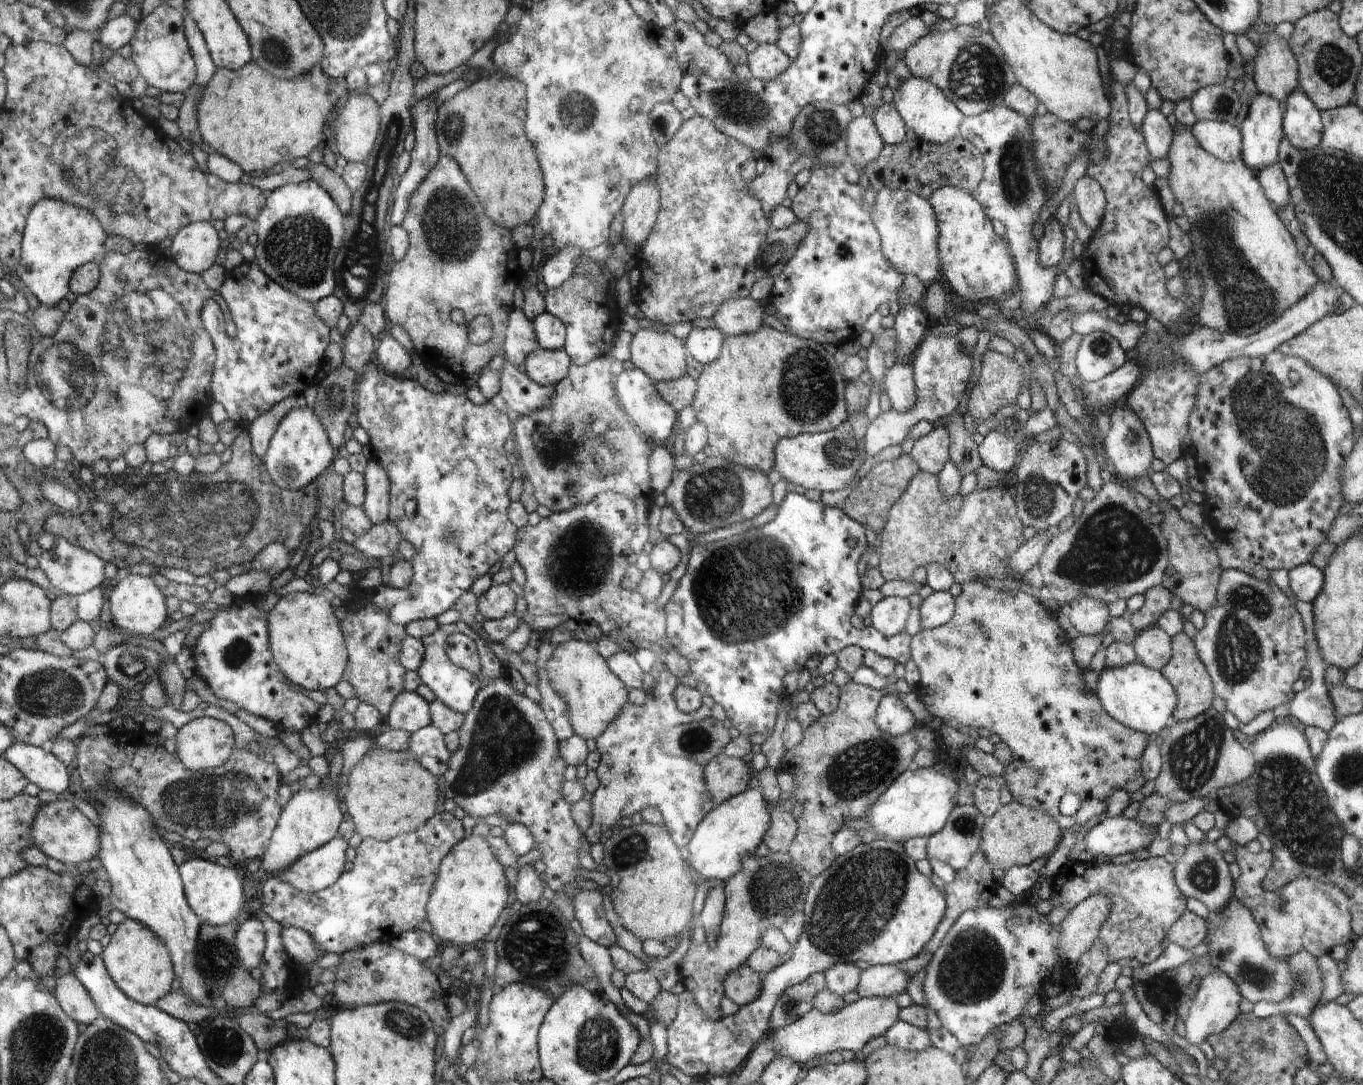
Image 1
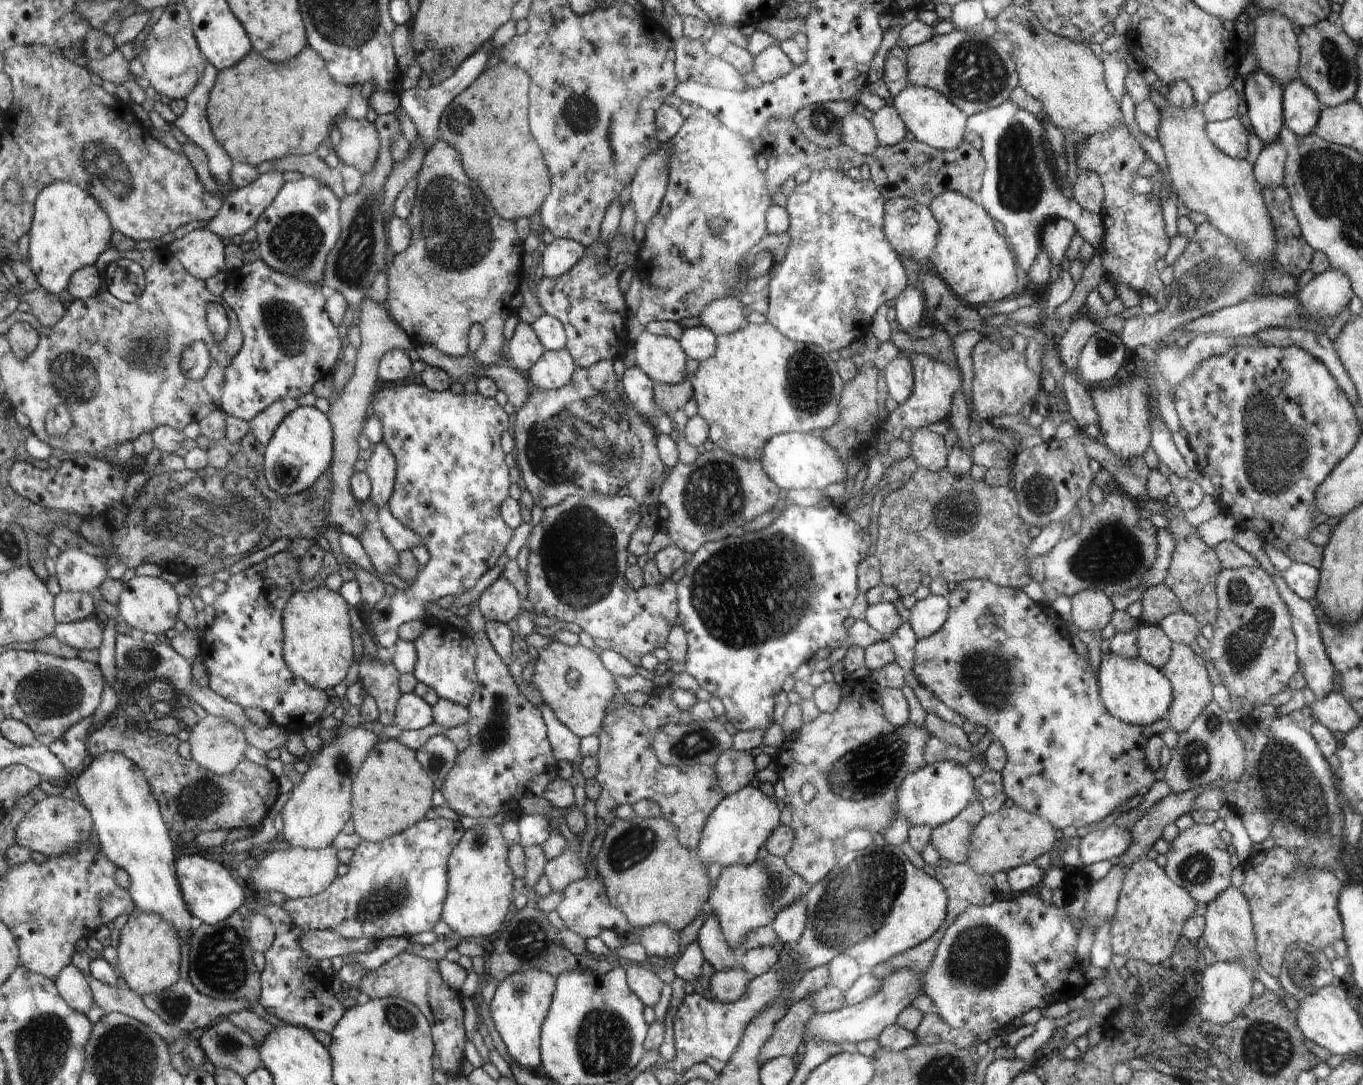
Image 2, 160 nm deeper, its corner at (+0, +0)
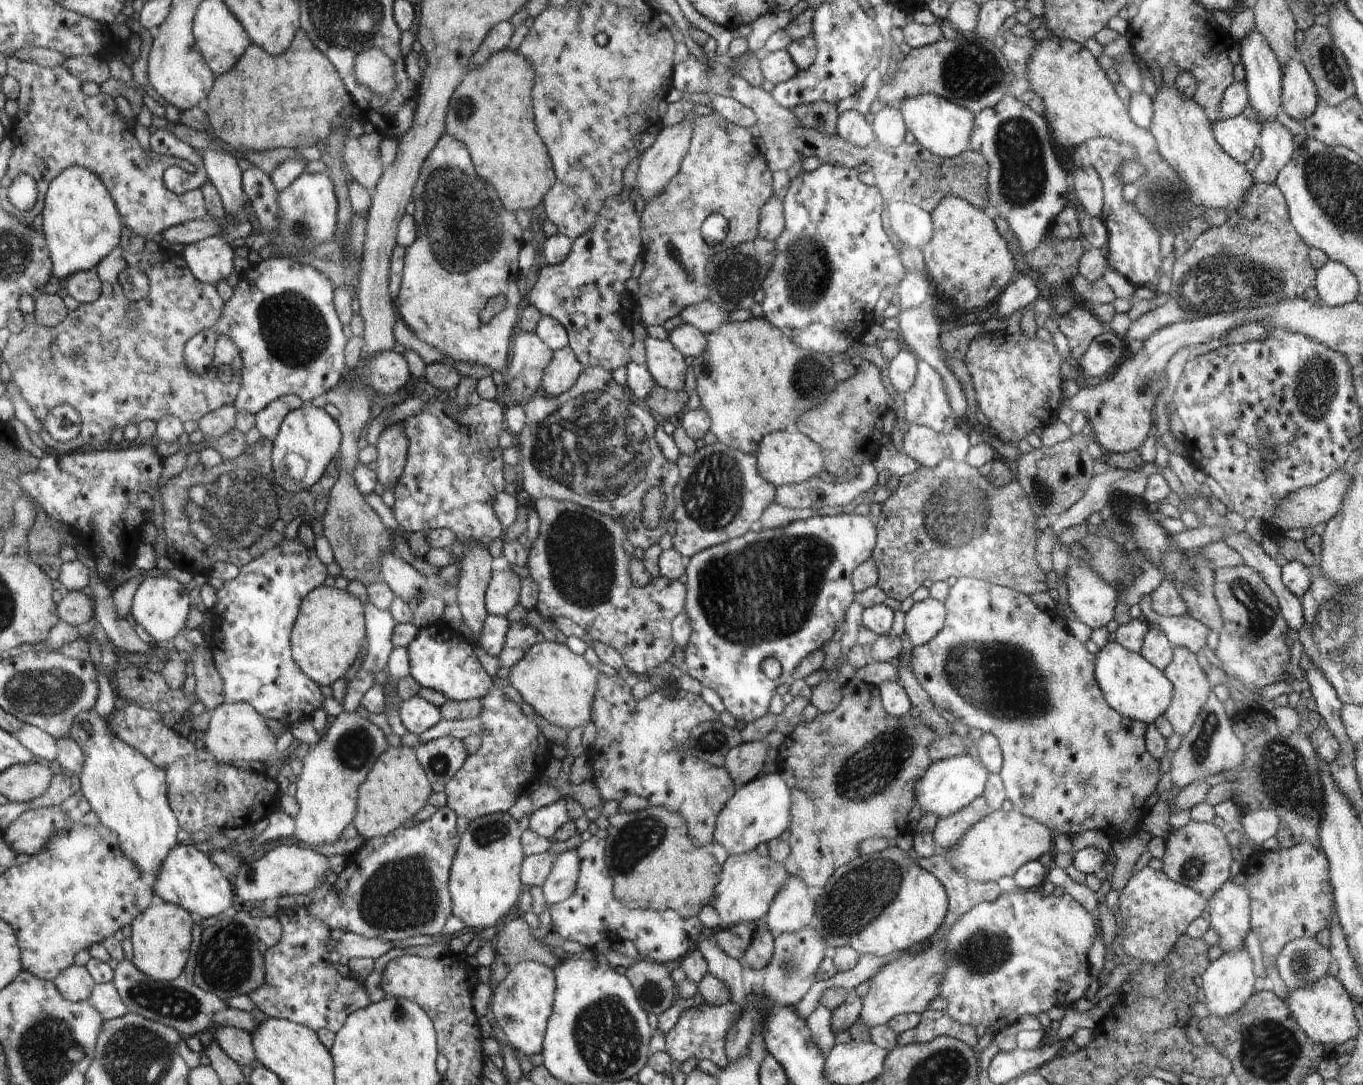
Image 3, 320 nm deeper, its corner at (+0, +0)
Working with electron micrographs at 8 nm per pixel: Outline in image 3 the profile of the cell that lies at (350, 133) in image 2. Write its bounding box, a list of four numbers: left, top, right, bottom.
[343,130,382,192]

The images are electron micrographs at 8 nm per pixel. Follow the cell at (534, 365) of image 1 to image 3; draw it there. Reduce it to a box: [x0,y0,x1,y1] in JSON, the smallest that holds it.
[543,346,584,396]

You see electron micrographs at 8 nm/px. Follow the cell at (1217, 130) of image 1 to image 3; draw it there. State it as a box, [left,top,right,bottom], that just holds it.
[1213,114,1262,164]

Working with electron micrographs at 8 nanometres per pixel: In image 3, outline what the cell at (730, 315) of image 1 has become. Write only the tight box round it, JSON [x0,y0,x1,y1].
[679,300,728,335]

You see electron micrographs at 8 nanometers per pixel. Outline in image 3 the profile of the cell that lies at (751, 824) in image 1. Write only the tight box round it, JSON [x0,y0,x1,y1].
[714,767,794,854]

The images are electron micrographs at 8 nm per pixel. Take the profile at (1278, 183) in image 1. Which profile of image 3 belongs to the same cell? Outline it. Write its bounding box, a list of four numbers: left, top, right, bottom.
[1252,119,1295,184]

